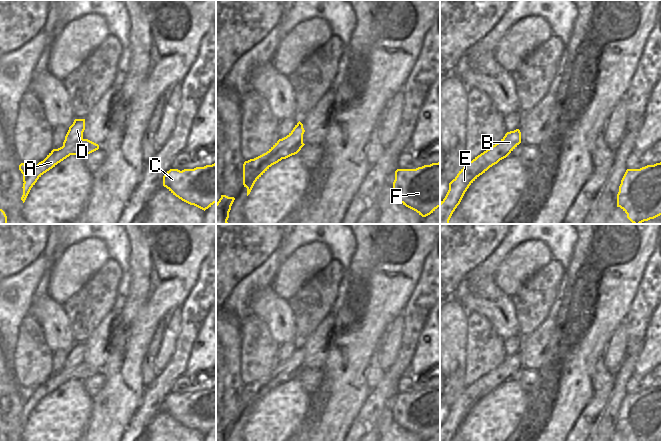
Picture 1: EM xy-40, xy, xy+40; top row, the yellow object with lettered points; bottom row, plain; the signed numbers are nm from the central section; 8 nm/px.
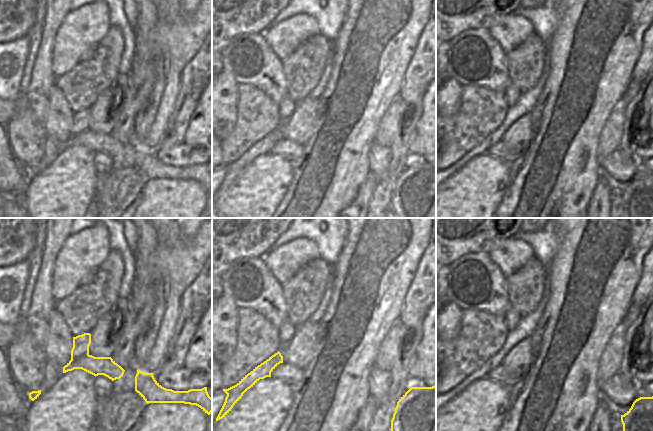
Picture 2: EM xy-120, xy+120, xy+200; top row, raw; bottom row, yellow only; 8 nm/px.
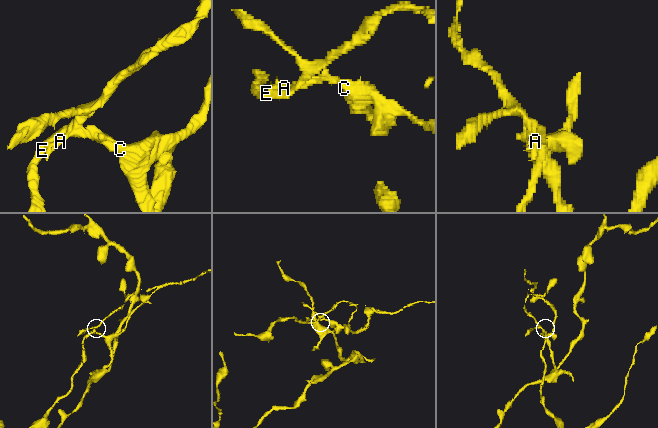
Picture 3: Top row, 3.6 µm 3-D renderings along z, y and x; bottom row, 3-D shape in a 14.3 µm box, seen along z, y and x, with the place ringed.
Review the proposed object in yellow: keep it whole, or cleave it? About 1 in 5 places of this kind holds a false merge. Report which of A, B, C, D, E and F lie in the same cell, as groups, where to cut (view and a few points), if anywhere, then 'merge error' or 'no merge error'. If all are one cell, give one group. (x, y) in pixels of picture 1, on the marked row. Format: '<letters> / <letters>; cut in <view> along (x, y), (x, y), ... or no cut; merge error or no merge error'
A C F / B D E; cut in xy along (302, 142), (287, 150), (277, 152), (244, 185); merge error

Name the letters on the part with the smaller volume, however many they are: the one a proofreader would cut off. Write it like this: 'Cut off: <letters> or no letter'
Cut off: B, D, E

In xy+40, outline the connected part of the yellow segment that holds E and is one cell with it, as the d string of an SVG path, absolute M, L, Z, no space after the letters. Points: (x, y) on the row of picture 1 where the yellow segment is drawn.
M519 129L507 132L505 136L495 145L475 157L472 161L467 161L465 166L459 171L457 176L449 183L449 190L445 198L440 202L440 224L449 224L449 220L460 204L469 186L493 164L506 158L521 143L521 132Z

